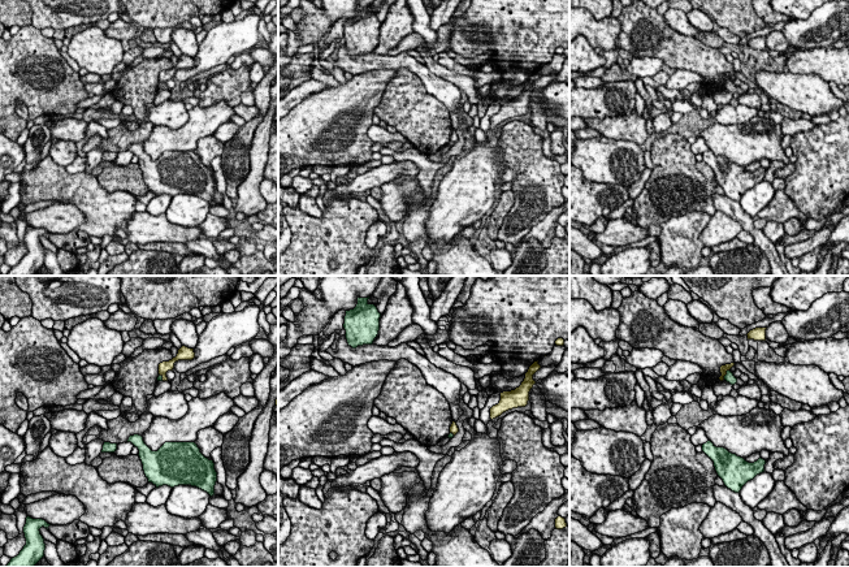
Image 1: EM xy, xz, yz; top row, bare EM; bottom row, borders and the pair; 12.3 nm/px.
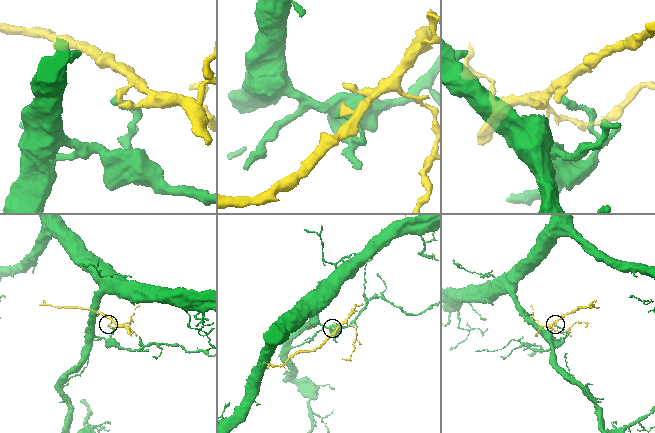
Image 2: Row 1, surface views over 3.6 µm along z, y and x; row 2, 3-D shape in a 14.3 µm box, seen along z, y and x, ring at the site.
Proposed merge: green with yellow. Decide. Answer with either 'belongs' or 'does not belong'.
does not belong

